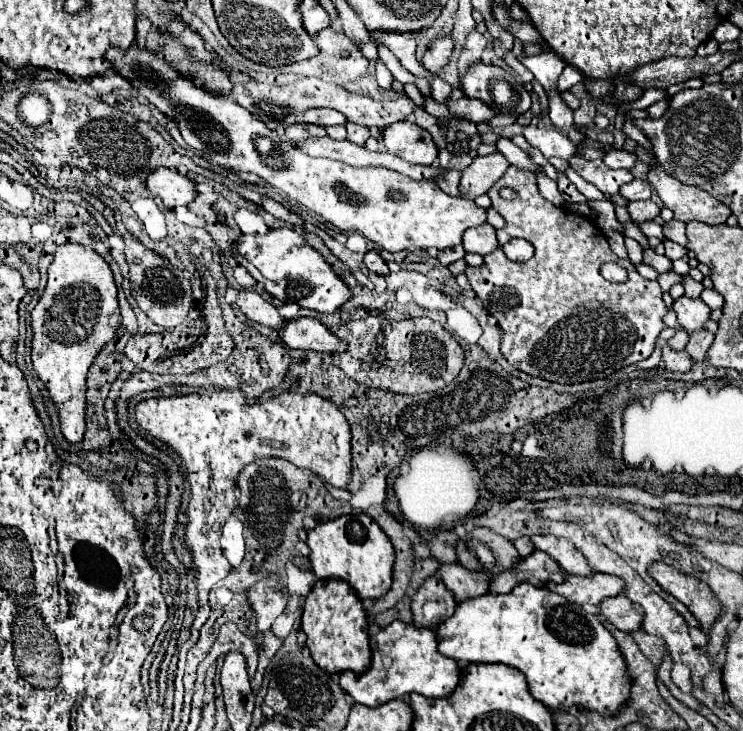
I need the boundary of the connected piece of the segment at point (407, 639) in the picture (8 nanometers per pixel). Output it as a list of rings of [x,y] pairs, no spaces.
[[[400,620],[382,628],[370,638],[372,664],[364,674],[342,672],[340,686],[364,706],[380,706],[394,698],[404,698],[412,692],[428,698],[446,698],[460,682],[460,666],[456,660],[438,652],[436,632],[430,628],[416,628]]]

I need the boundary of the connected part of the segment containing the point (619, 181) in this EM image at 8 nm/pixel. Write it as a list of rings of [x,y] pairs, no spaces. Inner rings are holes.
[[[574,156],[570,160],[570,166],[576,168],[576,172],[588,180],[590,184],[594,184],[600,192],[604,194],[618,194],[620,186],[626,184],[626,182],[632,182],[632,174],[630,170],[612,170],[608,168],[600,158],[598,160],[584,160],[580,156]]]

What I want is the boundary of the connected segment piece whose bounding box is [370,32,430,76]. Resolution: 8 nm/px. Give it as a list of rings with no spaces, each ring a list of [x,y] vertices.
[[[370,32],[372,38],[376,38],[378,42],[386,44],[390,48],[392,54],[398,56],[398,60],[402,62],[402,66],[412,72],[414,76],[430,76],[414,58],[414,50],[416,50],[416,42],[412,40],[412,36],[408,34],[398,34],[398,32]]]

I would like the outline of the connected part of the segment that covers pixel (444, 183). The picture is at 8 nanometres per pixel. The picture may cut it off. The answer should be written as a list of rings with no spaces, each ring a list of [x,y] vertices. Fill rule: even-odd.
[[[450,170],[450,172],[446,172],[444,176],[440,176],[440,178],[436,178],[434,180],[446,194],[450,194],[450,196],[460,196],[460,192],[458,192],[458,184],[460,184],[460,172],[458,170]]]

